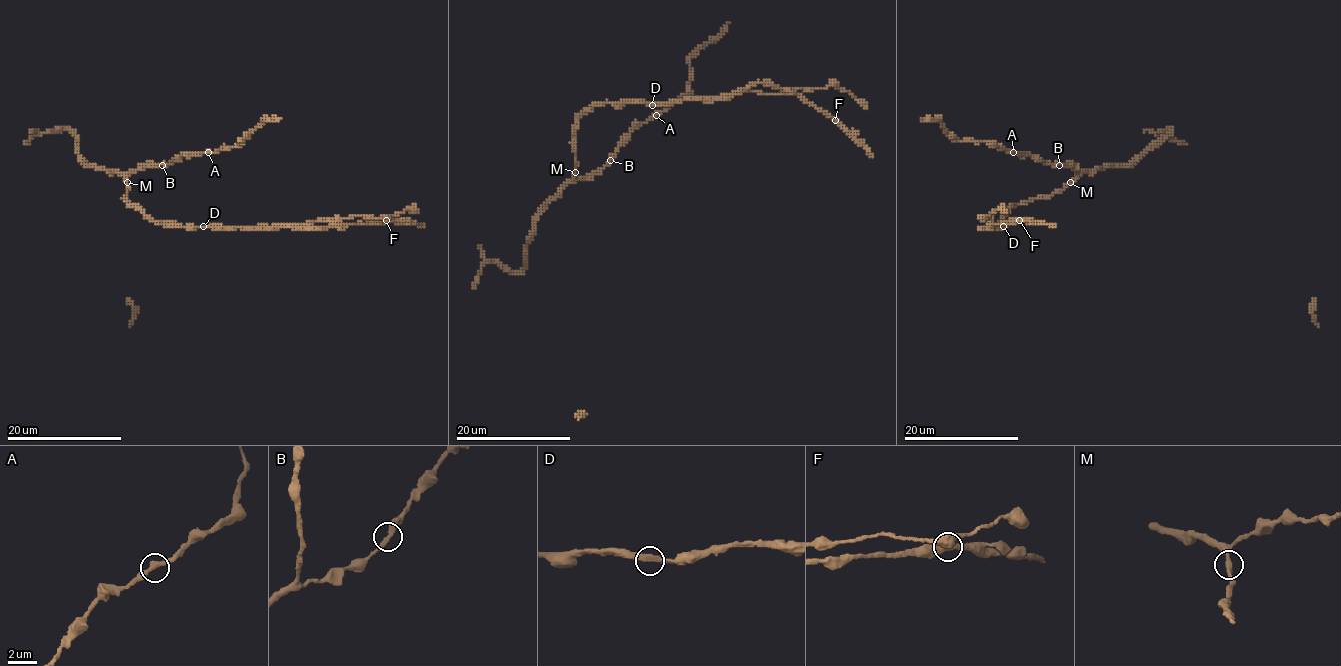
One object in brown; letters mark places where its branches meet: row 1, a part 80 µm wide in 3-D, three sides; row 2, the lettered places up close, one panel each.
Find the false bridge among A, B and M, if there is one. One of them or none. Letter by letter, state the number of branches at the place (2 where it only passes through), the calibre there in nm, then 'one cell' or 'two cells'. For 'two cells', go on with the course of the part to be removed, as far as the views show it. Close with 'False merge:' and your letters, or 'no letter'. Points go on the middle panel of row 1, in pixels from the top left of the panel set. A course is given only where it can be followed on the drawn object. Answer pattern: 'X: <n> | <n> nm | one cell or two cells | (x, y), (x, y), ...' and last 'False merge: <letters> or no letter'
A: 2 | 320 nm | one cell
B: 2 | 380 nm | one cell
M: 2 | 340 nm | one cell
False merge: no letter

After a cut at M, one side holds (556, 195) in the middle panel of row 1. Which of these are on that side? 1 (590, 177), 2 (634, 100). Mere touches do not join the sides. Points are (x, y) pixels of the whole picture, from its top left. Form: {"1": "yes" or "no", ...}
{"1": "yes", "2": "no"}

